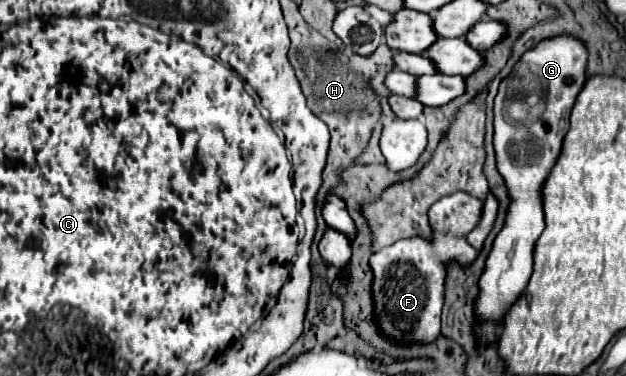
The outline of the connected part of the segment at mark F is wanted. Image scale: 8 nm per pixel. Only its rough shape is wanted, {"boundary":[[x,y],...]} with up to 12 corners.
{"boundary":[[468,193],[428,215],[432,243],[370,257],[374,319],[402,343],[438,337],[446,263],[468,265],[482,215]]}

